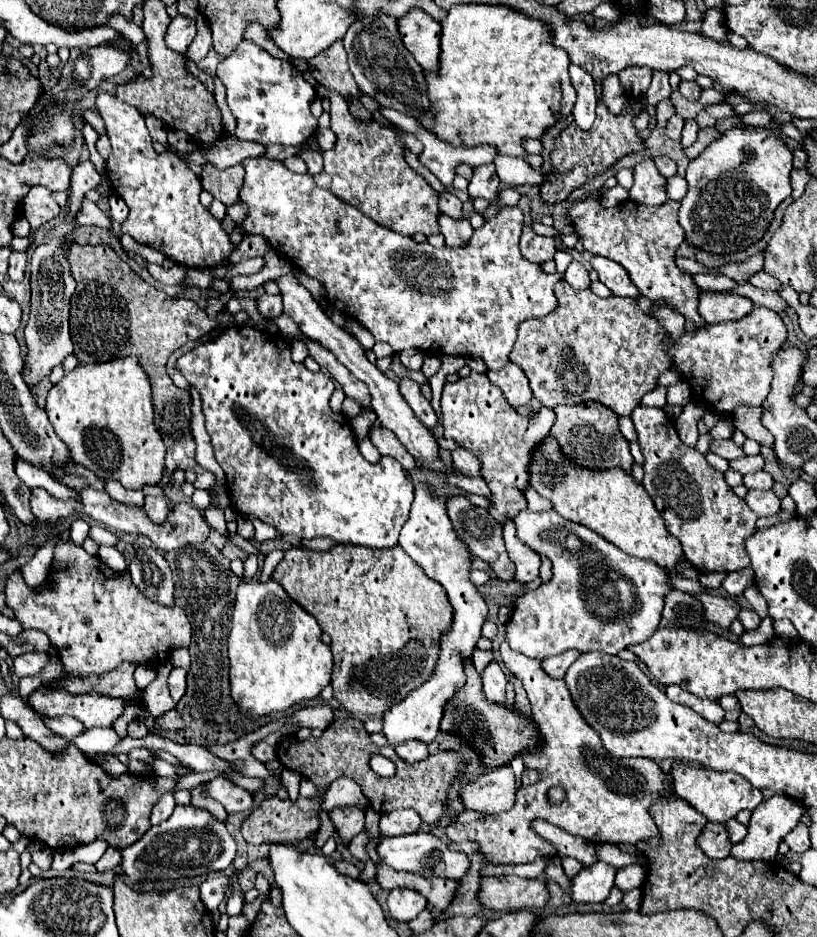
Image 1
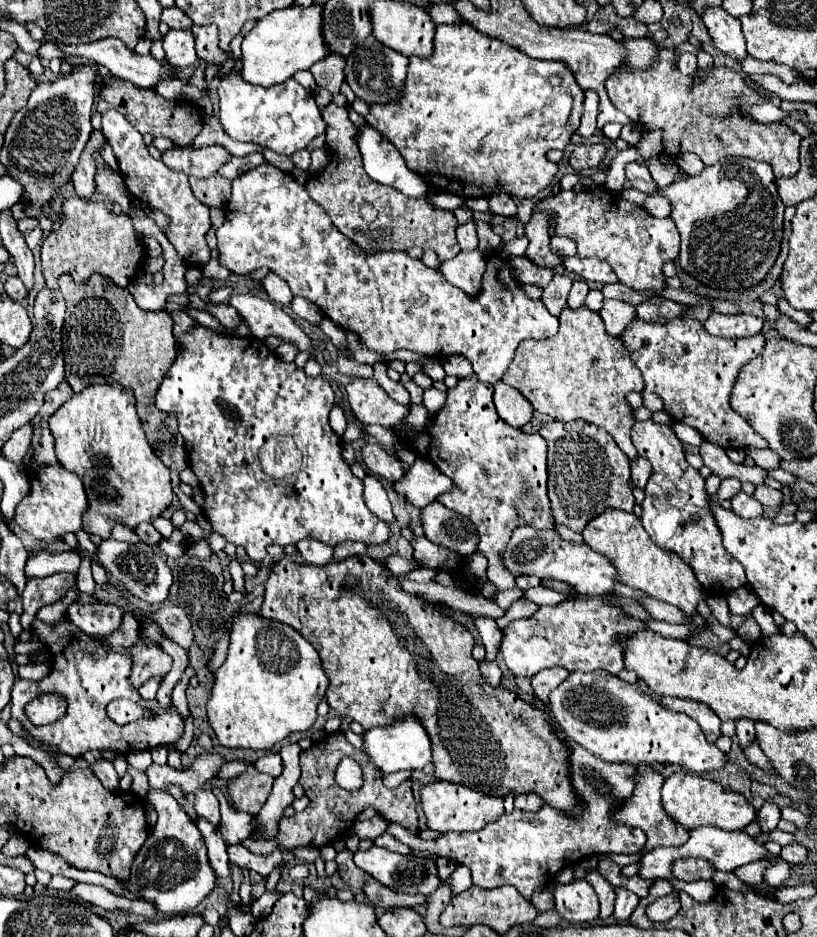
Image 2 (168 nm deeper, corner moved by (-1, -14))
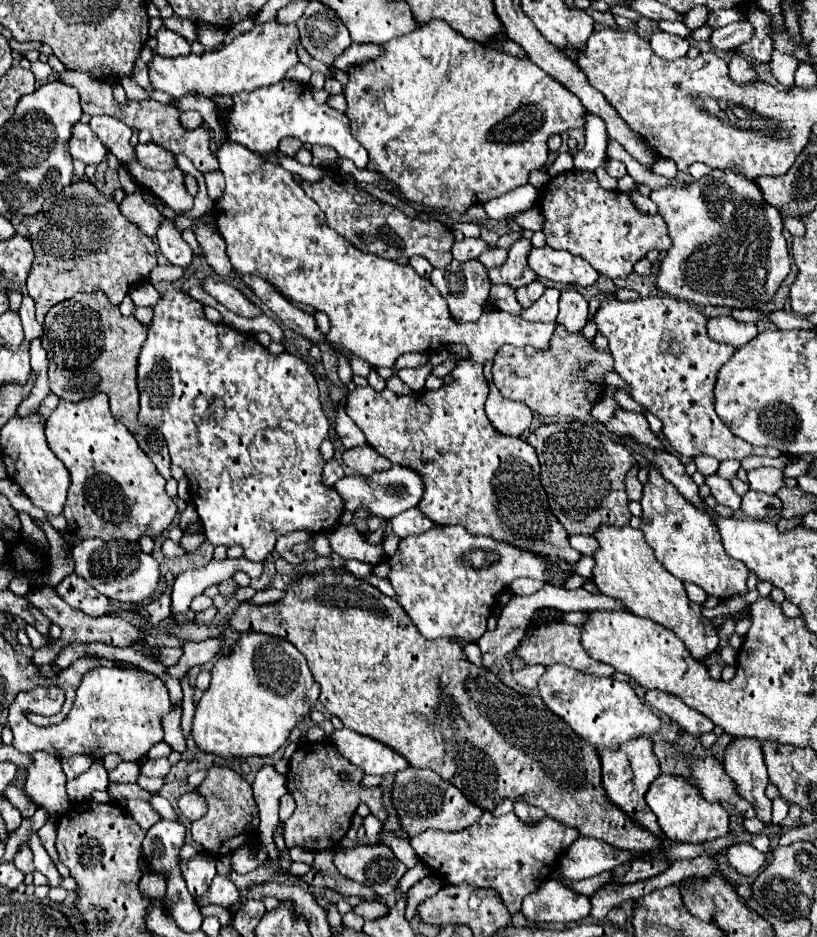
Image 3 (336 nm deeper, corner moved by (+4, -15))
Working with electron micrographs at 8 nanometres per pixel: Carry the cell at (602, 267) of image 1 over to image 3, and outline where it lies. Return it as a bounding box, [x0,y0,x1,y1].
[529,246,599,286]

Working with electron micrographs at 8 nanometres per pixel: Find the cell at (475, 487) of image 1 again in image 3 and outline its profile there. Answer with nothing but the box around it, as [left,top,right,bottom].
[335,464,425,518]

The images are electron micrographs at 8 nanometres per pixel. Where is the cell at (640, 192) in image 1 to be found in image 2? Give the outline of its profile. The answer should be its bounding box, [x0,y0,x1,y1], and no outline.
[626,163,658,193]

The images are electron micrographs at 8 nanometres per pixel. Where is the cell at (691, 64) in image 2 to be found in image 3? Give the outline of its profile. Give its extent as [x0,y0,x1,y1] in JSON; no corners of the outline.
[651,32,689,60]

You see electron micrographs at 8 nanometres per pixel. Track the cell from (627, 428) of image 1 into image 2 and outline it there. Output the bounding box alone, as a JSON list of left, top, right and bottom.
[630,457,652,489]

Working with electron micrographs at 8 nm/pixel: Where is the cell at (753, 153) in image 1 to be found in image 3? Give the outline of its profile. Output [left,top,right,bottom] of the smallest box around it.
[649,168,791,308]

